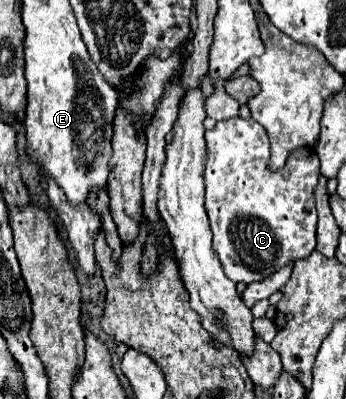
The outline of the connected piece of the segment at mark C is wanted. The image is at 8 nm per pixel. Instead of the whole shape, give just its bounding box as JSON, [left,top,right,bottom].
[203,116,319,284]

